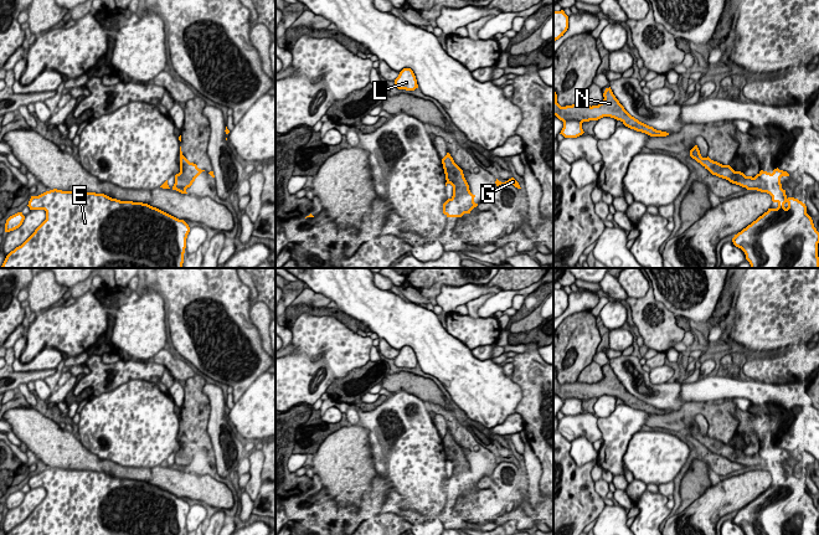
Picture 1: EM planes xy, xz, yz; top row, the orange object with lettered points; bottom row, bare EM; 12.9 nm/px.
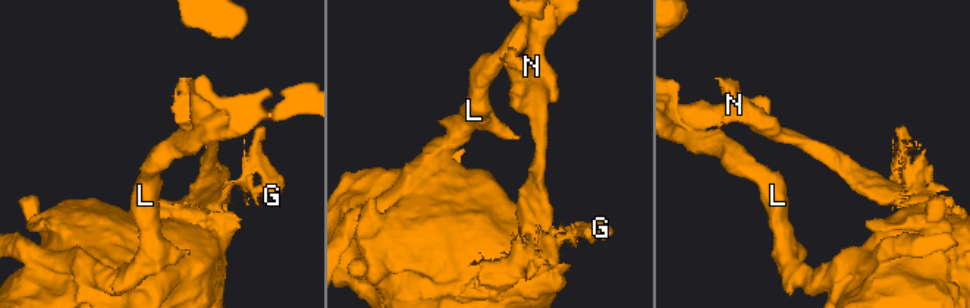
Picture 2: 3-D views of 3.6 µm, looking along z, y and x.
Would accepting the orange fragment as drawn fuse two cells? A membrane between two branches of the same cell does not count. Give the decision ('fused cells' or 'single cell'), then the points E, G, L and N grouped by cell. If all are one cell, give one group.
fused cells; E G L / N

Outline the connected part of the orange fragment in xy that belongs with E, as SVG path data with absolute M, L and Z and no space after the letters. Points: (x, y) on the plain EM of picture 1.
M50 468L31 474L30 488L45 488L46 498L6 535L184 535L189 503L143 480L120 479L104 472Z

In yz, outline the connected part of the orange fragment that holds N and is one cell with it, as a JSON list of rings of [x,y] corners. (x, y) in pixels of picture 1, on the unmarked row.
[[[611,365],[606,366],[603,371],[603,380],[598,384],[582,384],[582,382],[572,382],[561,385],[557,381],[557,372],[553,369],[553,393],[556,393],[560,398],[578,398],[581,401],[589,398],[598,398],[603,395],[611,395],[617,398],[620,398],[625,405],[634,407],[637,410],[645,411],[650,415],[666,415],[669,411],[656,408],[653,405],[649,405],[634,395],[632,395],[624,385],[619,381],[619,379],[613,372]]]

